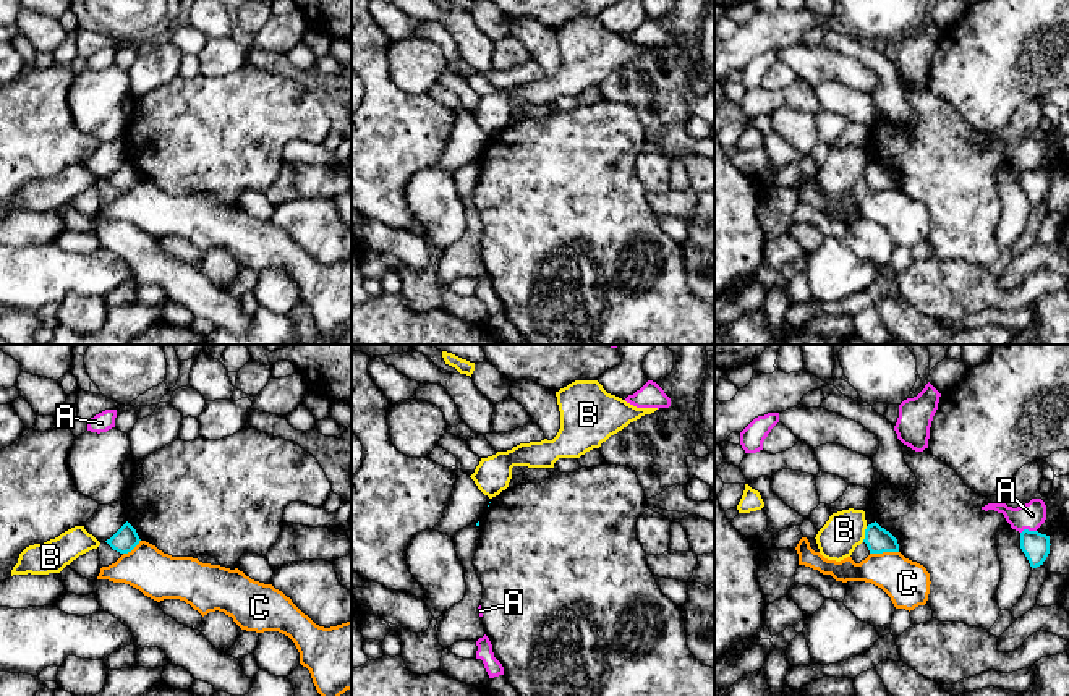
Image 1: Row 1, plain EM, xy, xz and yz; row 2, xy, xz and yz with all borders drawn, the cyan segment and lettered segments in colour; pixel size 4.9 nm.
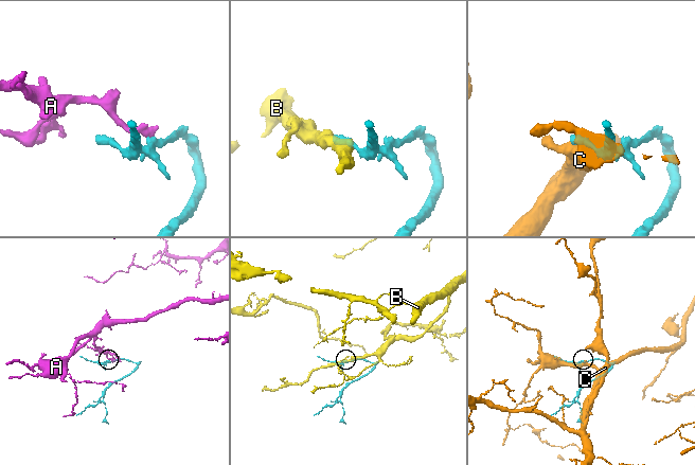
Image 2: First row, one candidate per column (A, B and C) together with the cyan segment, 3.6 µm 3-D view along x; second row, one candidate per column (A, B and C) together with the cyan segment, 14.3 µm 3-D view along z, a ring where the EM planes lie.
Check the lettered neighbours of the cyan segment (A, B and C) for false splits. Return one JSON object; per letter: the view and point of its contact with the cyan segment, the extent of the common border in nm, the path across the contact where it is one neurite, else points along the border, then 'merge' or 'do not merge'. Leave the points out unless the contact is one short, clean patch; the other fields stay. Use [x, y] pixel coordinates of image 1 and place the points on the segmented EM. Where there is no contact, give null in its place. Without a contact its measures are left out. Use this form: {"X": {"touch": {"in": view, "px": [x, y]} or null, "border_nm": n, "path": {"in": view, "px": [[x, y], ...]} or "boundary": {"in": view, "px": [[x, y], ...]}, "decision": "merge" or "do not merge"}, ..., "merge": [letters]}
{"A": {"touch": {"in": "yz", "px": [1027, 530]}, "border_nm": 80, "boundary": {"in": "yz", "px": [[1035, 530], [1024, 530], [1021, 533]]}, "decision": "do not merge"}, "B": {"touch": {"in": "yz", "px": [865, 534]}, "border_nm": 80, "decision": "do not merge"}, "C": {"touch": {"in": "yz", "px": [883, 551]}, "border_nm": 140, "decision": "do not merge"}, "merge": []}

